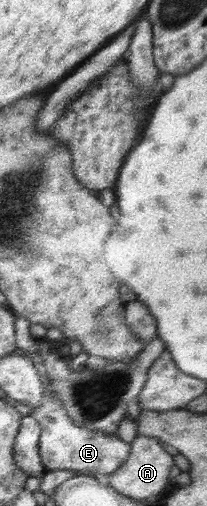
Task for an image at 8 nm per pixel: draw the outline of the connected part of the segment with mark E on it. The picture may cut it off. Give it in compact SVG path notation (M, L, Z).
M45 390L41 406L33 412L32 418L39 421L42 431L39 437L38 453L45 471L73 470L76 474L95 479L104 479L115 472L129 456L130 444L118 435L106 435L77 426L63 408L63 402L55 398L53 391Z

